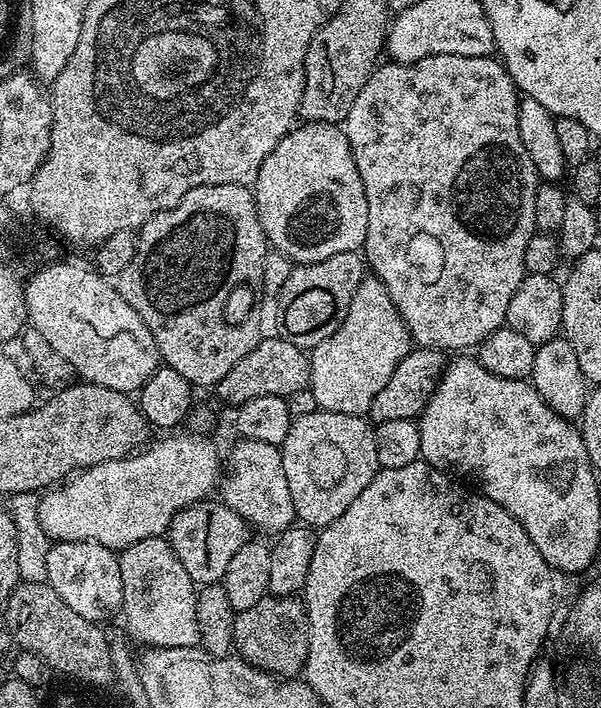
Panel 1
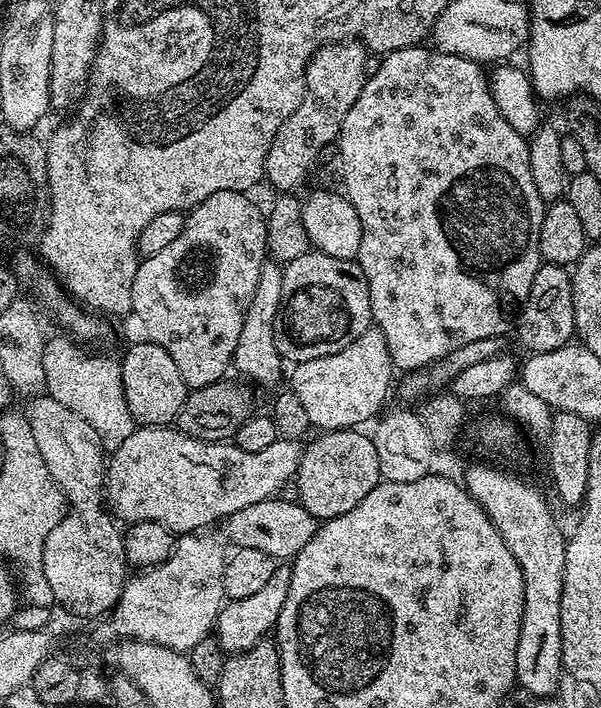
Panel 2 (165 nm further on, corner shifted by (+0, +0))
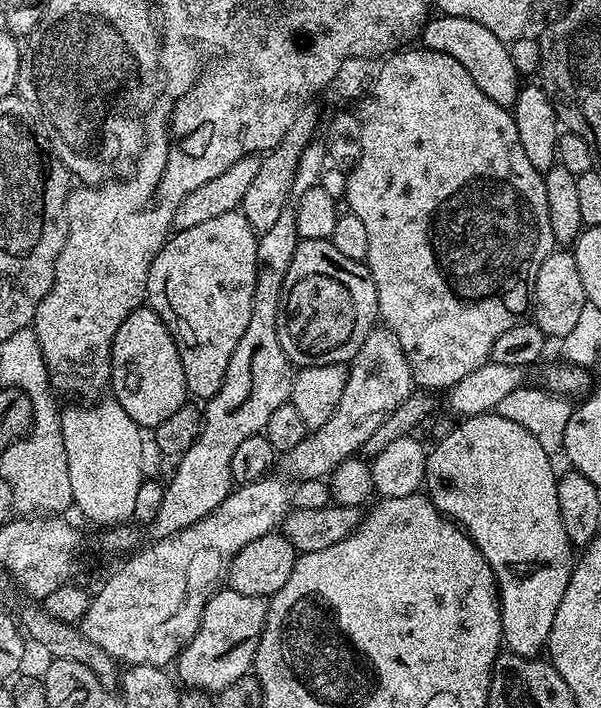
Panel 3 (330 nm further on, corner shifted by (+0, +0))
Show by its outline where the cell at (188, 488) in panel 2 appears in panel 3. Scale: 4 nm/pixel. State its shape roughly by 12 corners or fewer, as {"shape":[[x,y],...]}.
{"shape":[[372,329],[321,428],[283,453],[327,477],[414,391],[396,335]]}

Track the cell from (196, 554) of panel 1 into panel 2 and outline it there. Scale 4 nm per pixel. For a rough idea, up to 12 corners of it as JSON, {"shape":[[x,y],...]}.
{"shape":[[296,500],[230,514],[236,548],[277,562],[297,556],[318,521]]}

